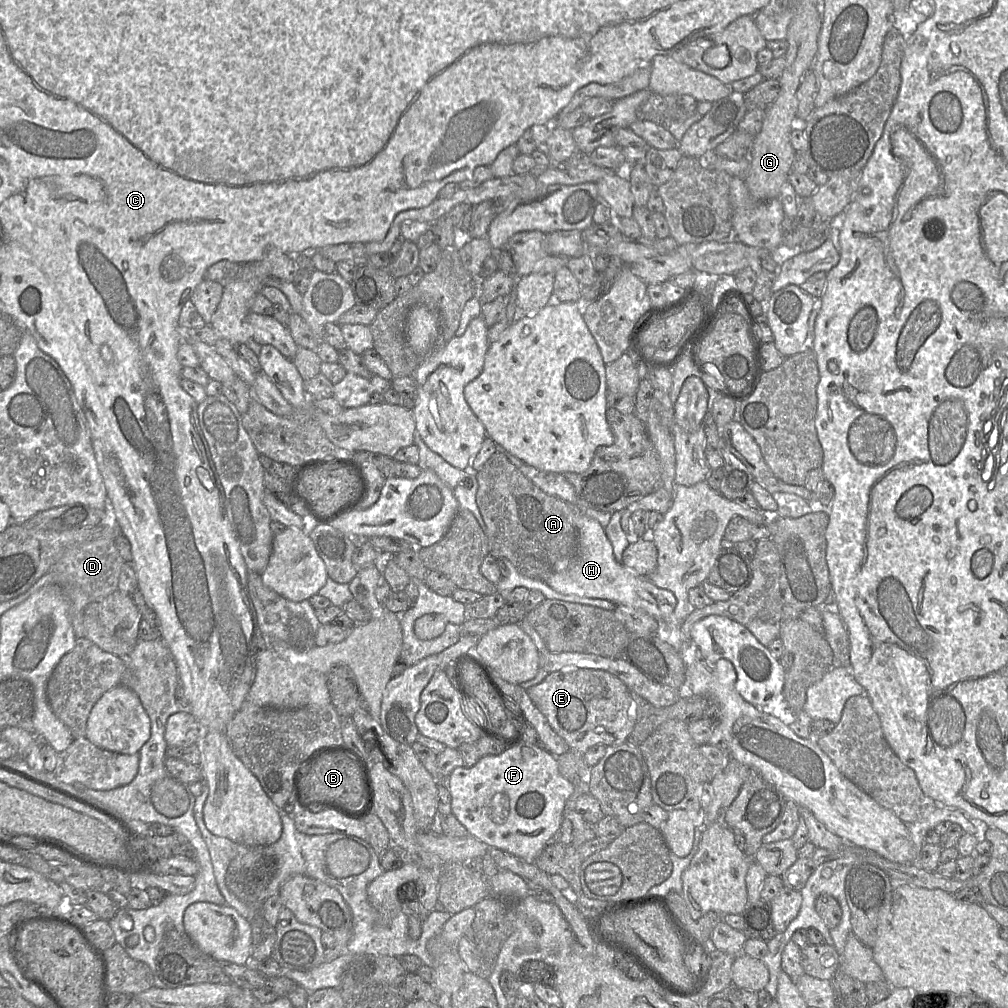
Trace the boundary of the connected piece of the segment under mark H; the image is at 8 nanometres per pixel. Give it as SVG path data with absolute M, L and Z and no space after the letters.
M581 514L576 518L576 527L578 531L576 553L564 564L559 564L544 579L548 586L562 594L609 600L616 605L642 609L656 620L669 619L677 604L672 592L657 587L647 577L639 576L618 563L604 528L595 519Z

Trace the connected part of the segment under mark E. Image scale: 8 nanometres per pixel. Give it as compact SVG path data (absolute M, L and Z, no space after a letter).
M564 669L552 672L526 693L573 752L584 754L596 744L611 746L625 743L635 724L631 692L619 678L604 670Z

